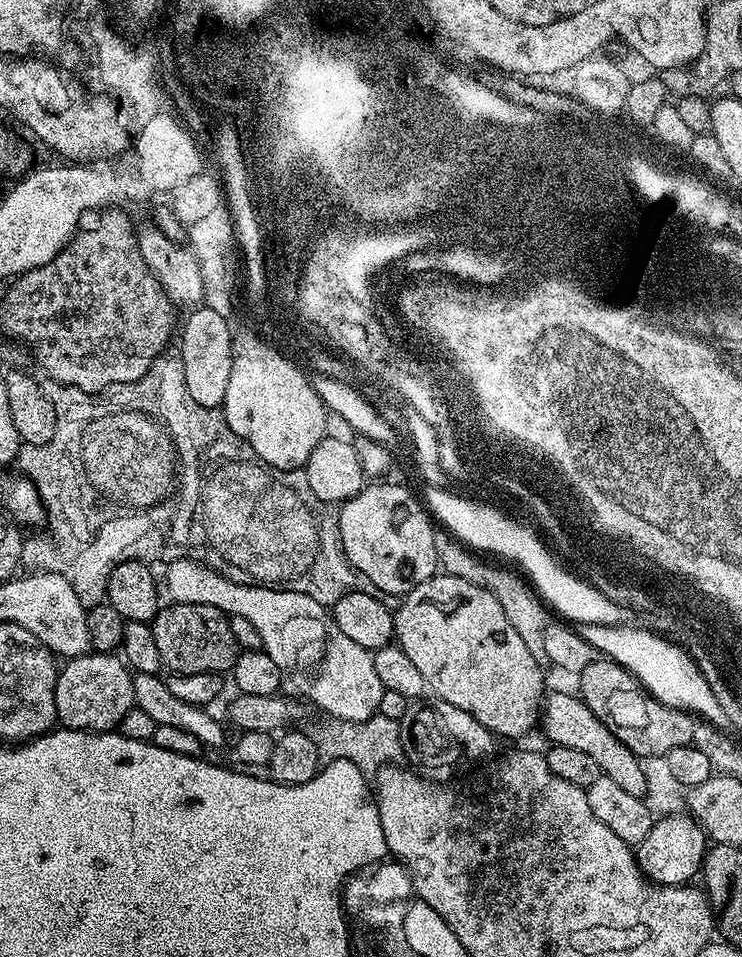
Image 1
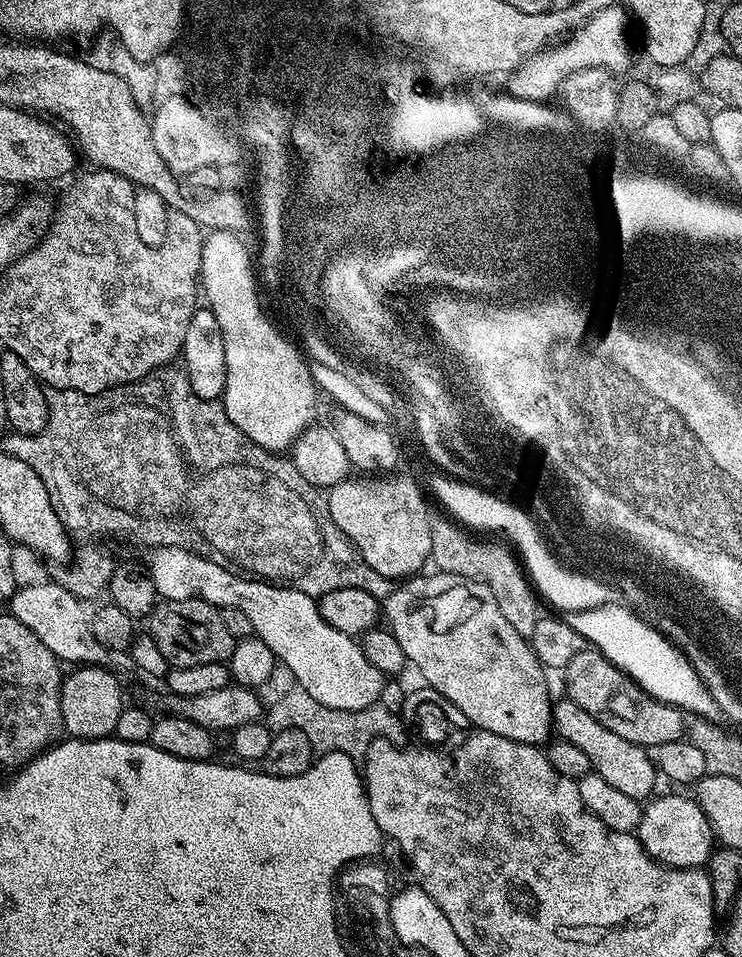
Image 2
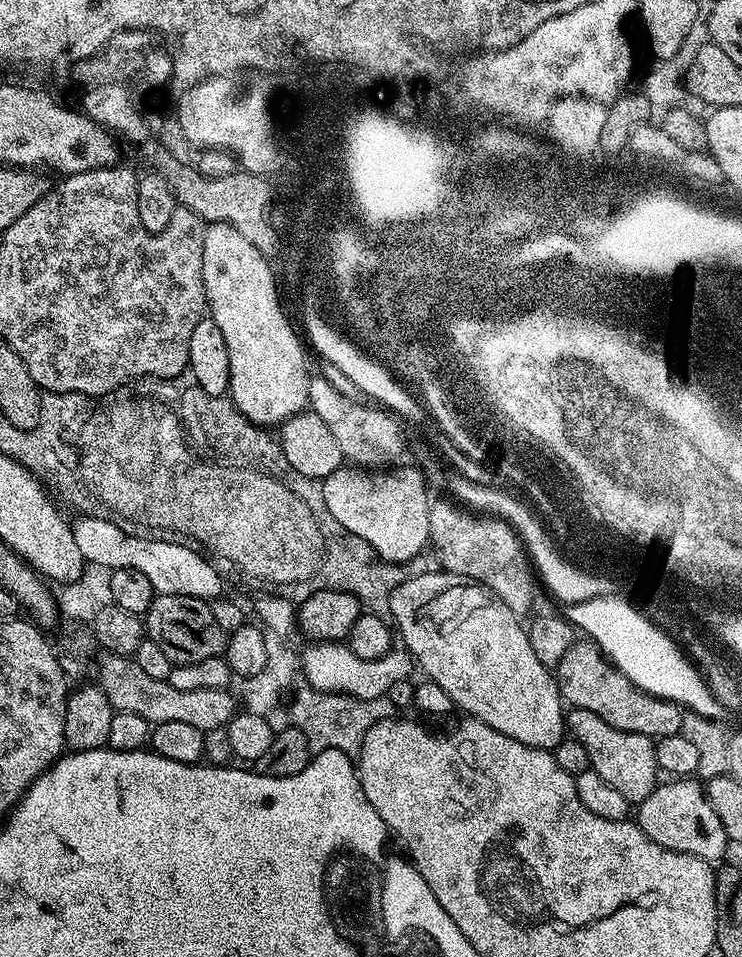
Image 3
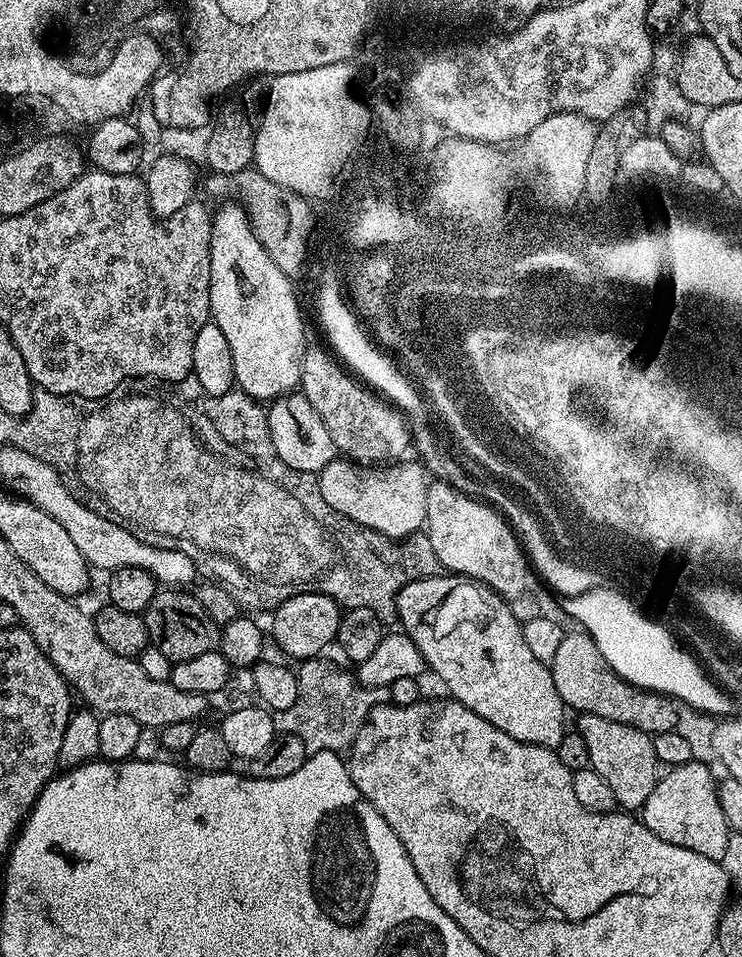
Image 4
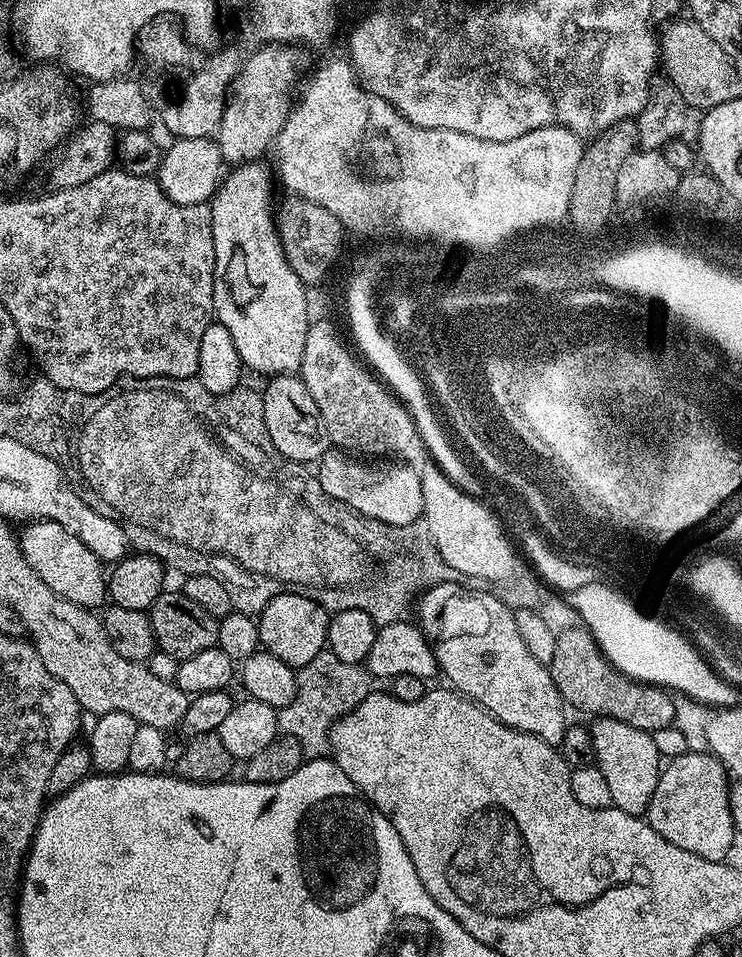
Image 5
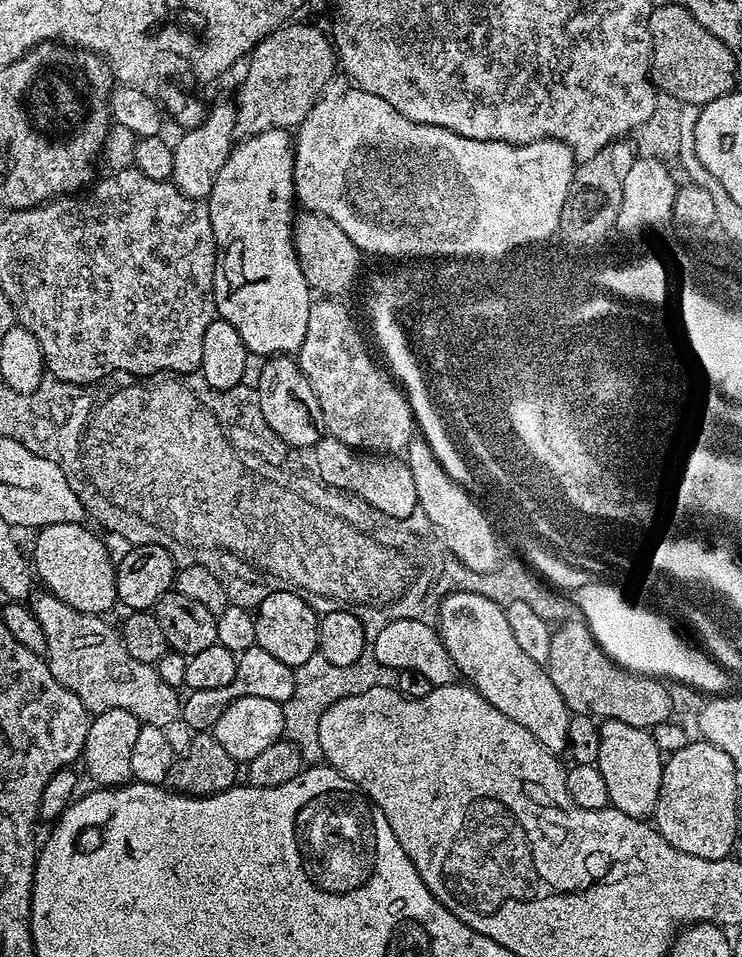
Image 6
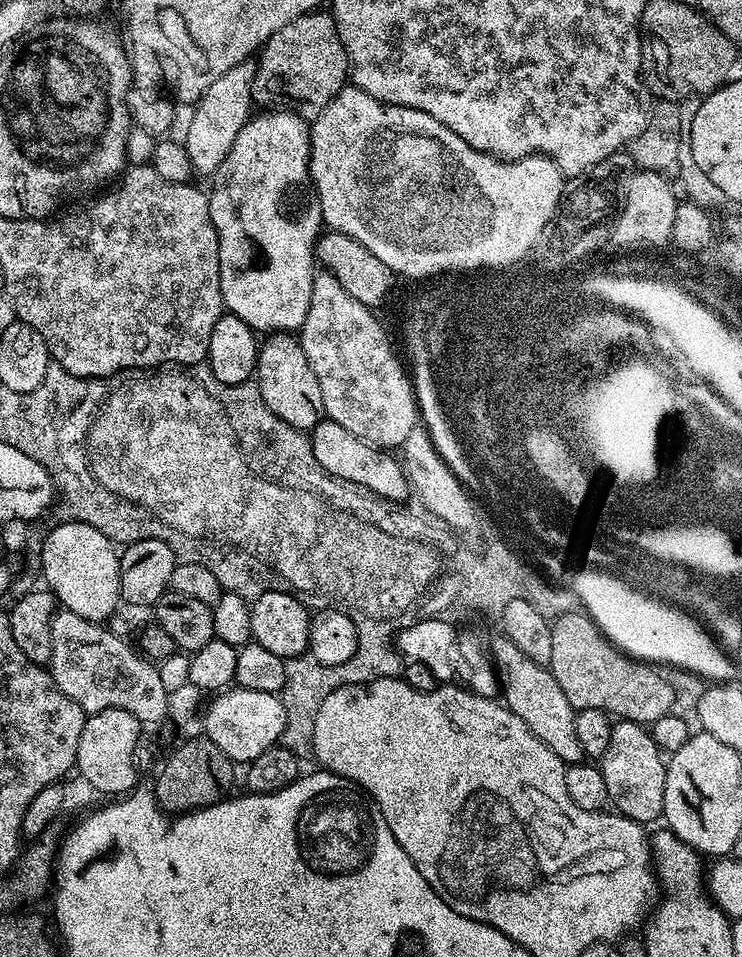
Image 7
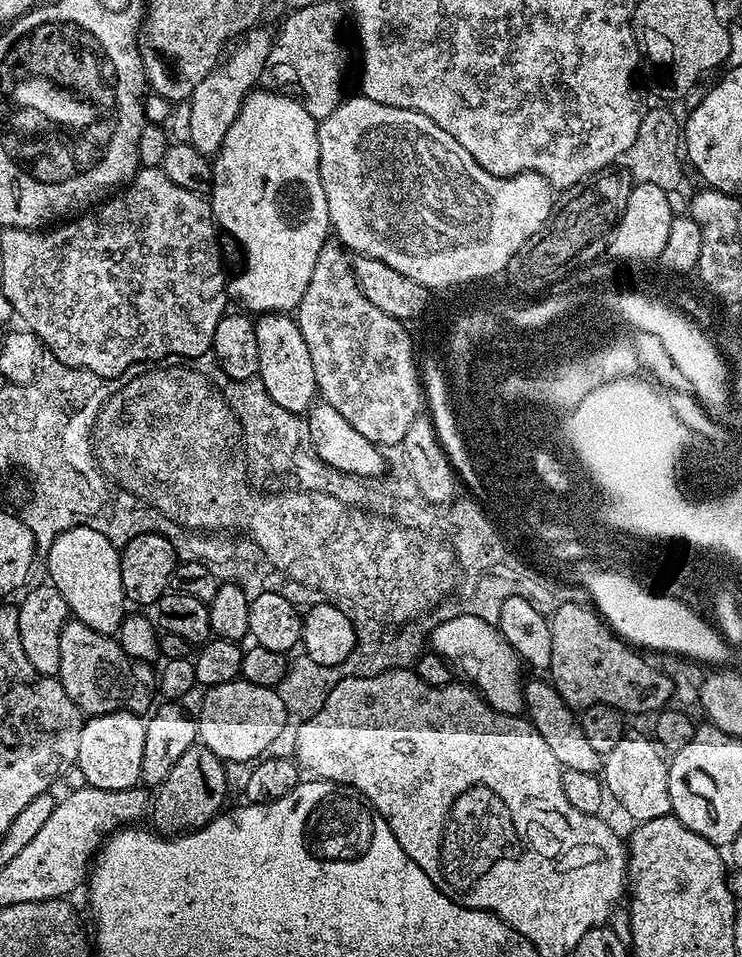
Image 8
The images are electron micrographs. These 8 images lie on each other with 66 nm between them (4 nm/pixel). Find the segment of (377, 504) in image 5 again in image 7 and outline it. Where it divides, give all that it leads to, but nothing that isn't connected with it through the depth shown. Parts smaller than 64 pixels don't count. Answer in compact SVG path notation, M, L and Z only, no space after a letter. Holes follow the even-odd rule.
M327 418L319 420L310 429L310 443L318 466L322 466L322 470L329 476L337 476L346 482L357 484L382 500L404 502L409 499L407 496L410 496L410 485L404 475L403 463L397 457L396 460L392 457L395 455L354 438L354 434L350 434L350 430L345 430L343 426L338 426L338 422Z

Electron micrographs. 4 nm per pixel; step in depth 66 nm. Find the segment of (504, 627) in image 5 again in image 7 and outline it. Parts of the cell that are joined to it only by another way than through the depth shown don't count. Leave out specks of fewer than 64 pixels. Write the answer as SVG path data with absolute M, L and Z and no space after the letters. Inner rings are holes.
M500 634L492 644L491 659L497 673L502 674L502 700L508 709L522 722L526 722L529 730L536 735L565 765L579 764L585 759L582 742L578 742L578 734L574 730L574 718L577 709L570 706L566 694L562 694L562 686L552 676L545 665L534 662L514 646L507 636Z

